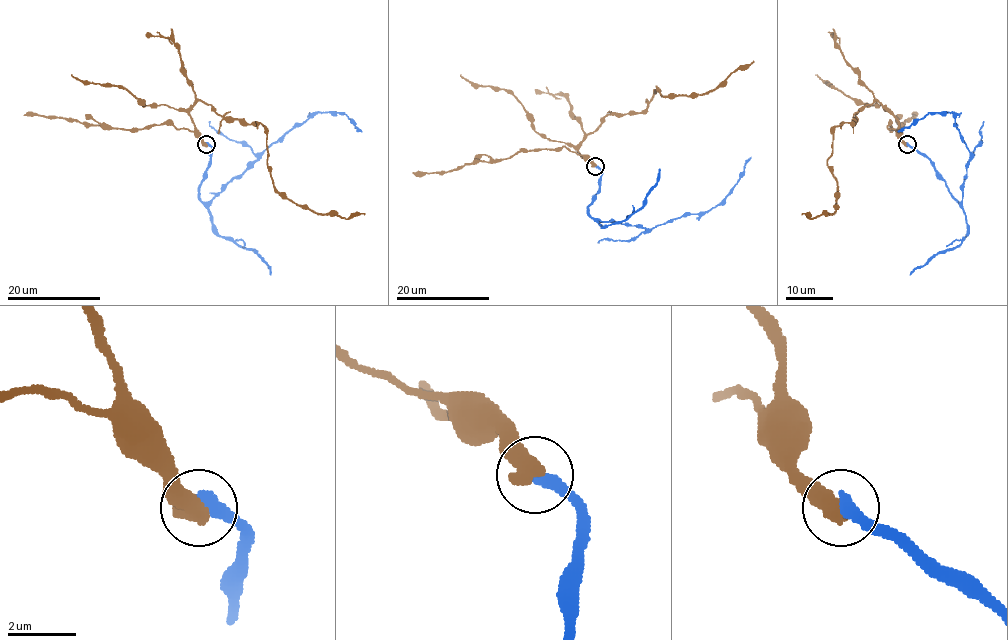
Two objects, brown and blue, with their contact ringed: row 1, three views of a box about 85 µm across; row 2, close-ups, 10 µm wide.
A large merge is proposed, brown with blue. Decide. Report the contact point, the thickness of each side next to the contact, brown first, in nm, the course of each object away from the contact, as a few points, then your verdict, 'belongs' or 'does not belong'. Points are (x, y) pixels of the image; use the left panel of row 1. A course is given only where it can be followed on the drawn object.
at (206, 144); 600 nm thick on the brown side, 420 nm on the other; brown runs (206, 144), (188, 111), (199, 100), (222, 116), (266, 128), (274, 187), (295, 203), (344, 218), (364, 215); blue runs (206, 143), (212, 156), (199, 188), (202, 202), (209, 202), (264, 150), (317, 113), (344, 113), (361, 132); belongs

